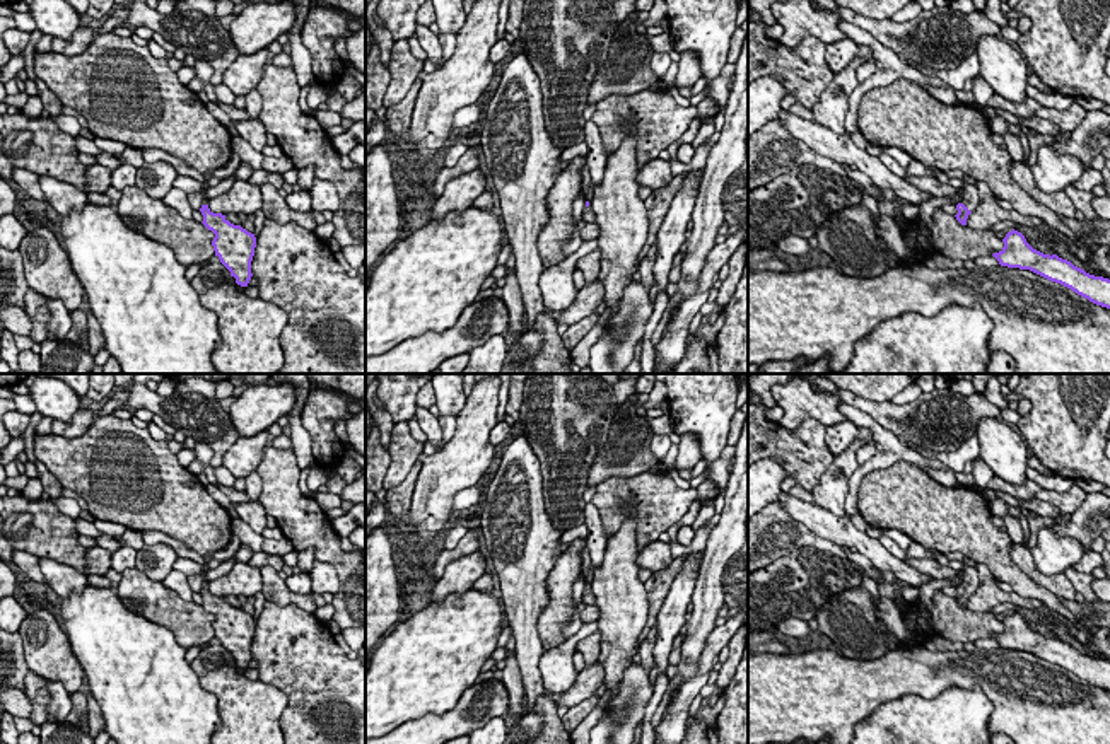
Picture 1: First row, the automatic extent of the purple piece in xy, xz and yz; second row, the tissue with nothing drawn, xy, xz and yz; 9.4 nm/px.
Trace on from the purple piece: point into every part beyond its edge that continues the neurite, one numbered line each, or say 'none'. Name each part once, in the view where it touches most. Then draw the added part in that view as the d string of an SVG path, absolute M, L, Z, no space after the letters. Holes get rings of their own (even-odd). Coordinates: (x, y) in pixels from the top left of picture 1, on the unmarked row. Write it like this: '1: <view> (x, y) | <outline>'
1: yz (970, 575) | M963 565L961 573L963 582L960 585L963 585L970 594L973 594L980 584L977 567Z

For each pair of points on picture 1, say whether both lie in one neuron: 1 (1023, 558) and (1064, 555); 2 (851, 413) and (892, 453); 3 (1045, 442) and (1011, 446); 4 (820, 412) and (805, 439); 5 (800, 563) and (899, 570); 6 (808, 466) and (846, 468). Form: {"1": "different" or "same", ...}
{"1": "different", "2": "same", "3": "different", "4": "different", "5": "different", "6": "different"}

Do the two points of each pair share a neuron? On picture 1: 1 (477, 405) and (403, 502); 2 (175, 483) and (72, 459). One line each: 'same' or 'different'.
1: different
2: same

